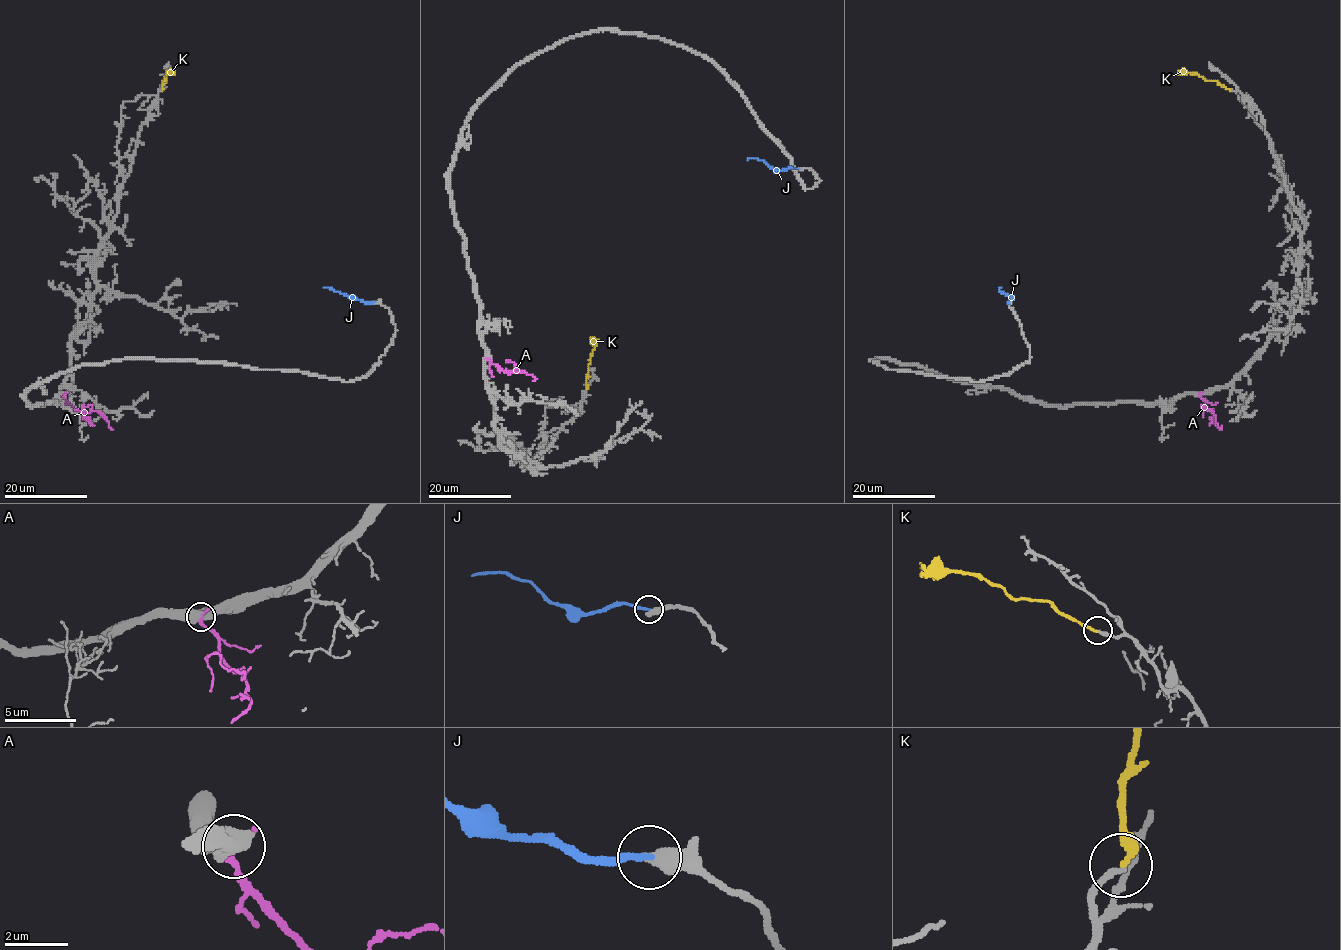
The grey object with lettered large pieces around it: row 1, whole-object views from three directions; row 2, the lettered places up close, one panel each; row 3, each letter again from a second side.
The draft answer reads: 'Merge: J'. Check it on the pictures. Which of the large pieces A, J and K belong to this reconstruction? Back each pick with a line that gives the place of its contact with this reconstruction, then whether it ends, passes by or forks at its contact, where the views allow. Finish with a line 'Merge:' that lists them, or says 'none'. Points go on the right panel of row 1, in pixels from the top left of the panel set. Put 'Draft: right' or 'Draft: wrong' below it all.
J: Touches grey at (1010, 302). It ends there
Merge: J
Draft: right

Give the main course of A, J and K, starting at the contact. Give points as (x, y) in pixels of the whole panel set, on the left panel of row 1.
A: (64, 395), (79, 411), (96, 410), (101, 413), (108, 426)
J: (374, 302), (350, 299), (338, 290), (322, 286)
K: (162, 89), (170, 73), (167, 70)

